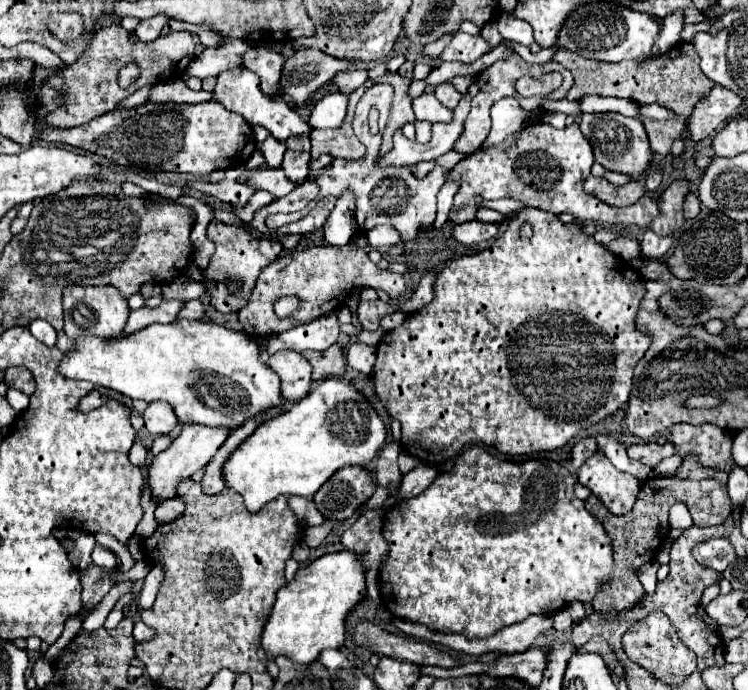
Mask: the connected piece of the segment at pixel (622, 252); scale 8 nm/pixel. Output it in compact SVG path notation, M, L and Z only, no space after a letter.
M628 237L613 240L608 244L607 250L615 256L622 257L626 262L639 257L641 254L640 243L638 244L637 240Z

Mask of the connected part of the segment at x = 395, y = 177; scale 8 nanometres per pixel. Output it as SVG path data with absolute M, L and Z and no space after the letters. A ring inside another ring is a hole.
M364 156L362 160L346 160L346 158L334 158L332 166L328 170L322 170L324 174L318 178L320 184L320 192L315 200L309 202L304 210L288 213L273 214L266 218L266 225L270 231L276 231L283 225L297 222L306 216L317 202L327 196L340 196L342 190L352 188L356 194L356 224L358 224L358 232L368 232L380 224L390 224L392 228L398 230L402 242L408 242L412 238L416 238L416 234L428 226L432 226L434 218L436 218L436 194L442 188L442 184L446 182L446 170L436 166L426 178L418 180L410 174L408 166L388 166L384 170L374 168L376 160L372 156Z

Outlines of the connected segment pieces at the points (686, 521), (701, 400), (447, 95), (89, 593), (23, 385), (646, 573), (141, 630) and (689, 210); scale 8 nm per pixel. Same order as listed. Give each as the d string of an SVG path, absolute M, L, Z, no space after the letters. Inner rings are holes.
M682 502L674 504L670 508L670 528L690 528L690 526L692 526L692 518L686 504Z
M690 396L690 400L686 400L688 408L714 408L718 404L722 404L722 400L712 396Z
M448 82L438 84L436 90L434 90L434 94L436 94L436 98L438 98L446 108L450 108L450 110L454 110L456 104L460 102L460 94L458 94L458 92L454 90L454 86L448 84Z
M92 564L92 568L86 568L80 572L80 582L82 582L82 606L92 608L98 604L114 586L114 580L110 580L109 573L114 570L100 568Z
M18 366L18 368L8 368L6 370L6 378L4 378L4 382L6 382L6 386L12 386L12 388L18 388L18 390L22 390L24 394L32 394L34 392L34 376L26 370L26 368L22 368L22 366Z
M652 560L646 564L644 564L638 571L638 578L643 585L646 593L653 593L656 589L658 579L657 579L657 571L660 567L660 564Z
M138 620L138 622L134 624L133 636L137 642L152 640L152 638L154 638L154 634L156 634L156 632L154 632L152 628L148 628L148 626L146 626L142 620Z
M688 192L684 200L684 218L696 218L698 212L700 212L700 200L694 192Z

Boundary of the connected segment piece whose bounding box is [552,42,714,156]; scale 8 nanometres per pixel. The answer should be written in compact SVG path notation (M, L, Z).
M680 42L666 56L654 56L646 60L646 64L638 64L634 60L630 62L598 62L598 60L588 60L588 58L578 58L570 50L558 48L554 62L560 62L564 68L568 68L574 74L574 86L570 92L566 92L566 100L580 100L586 94L600 94L600 96L616 96L616 98L628 98L636 104L658 104L662 108L668 108L674 118L672 120L653 120L643 118L643 124L650 140L650 146L656 154L670 154L672 142L682 136L684 132L684 120L690 116L694 104L702 100L714 82L702 74L700 70L700 60L698 54L694 52L694 46L688 42Z

